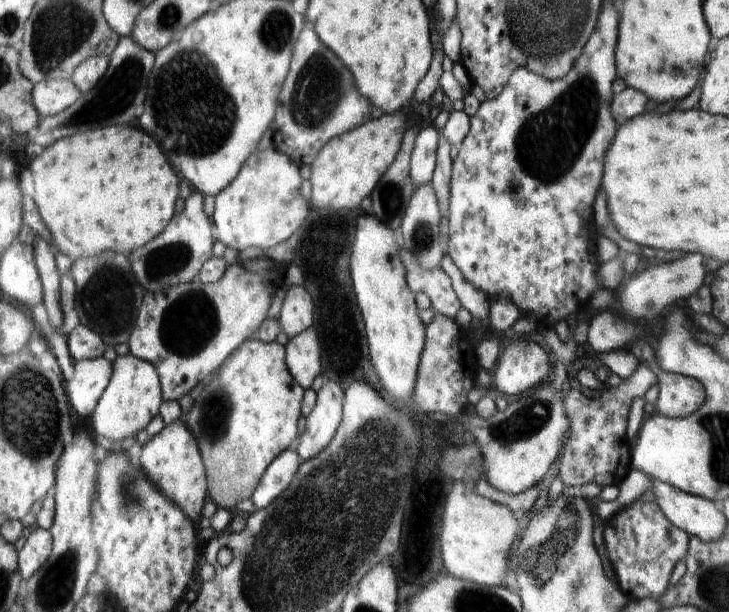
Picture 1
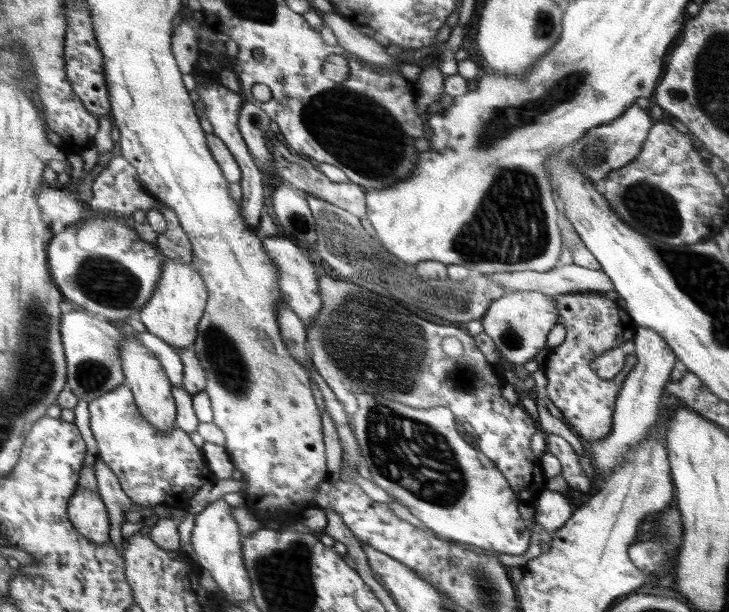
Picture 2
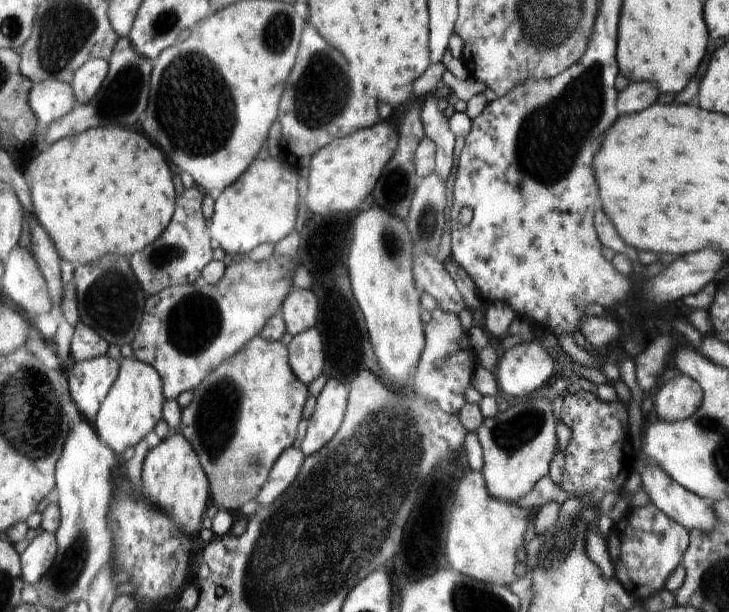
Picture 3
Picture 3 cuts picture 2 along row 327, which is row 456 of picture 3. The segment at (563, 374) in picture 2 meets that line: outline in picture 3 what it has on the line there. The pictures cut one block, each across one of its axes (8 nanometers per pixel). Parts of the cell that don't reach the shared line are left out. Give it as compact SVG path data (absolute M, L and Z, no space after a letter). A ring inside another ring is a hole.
M591 391L565 393L560 422L570 431L571 438L564 452L566 464L559 487L567 492L570 499L577 497L587 506L597 508L604 494L621 493L626 480L637 471L640 454L634 449L630 438L628 412L619 398L606 404ZM586 492L590 492L592 497L584 497Z

